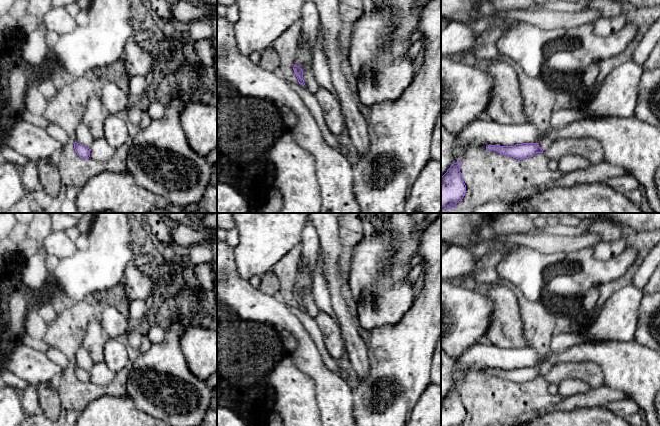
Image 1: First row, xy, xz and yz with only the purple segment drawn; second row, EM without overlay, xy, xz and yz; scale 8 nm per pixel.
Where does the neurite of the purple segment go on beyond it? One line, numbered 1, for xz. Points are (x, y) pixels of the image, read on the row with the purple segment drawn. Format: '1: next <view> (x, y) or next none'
1: next none

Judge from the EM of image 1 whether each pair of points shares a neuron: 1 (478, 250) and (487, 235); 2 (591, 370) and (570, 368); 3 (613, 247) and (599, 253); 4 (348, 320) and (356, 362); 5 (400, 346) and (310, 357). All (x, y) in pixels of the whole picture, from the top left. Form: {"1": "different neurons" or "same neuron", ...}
{"1": "same neuron", "2": "same neuron", "3": "same neuron", "4": "same neuron", "5": "different neurons"}

